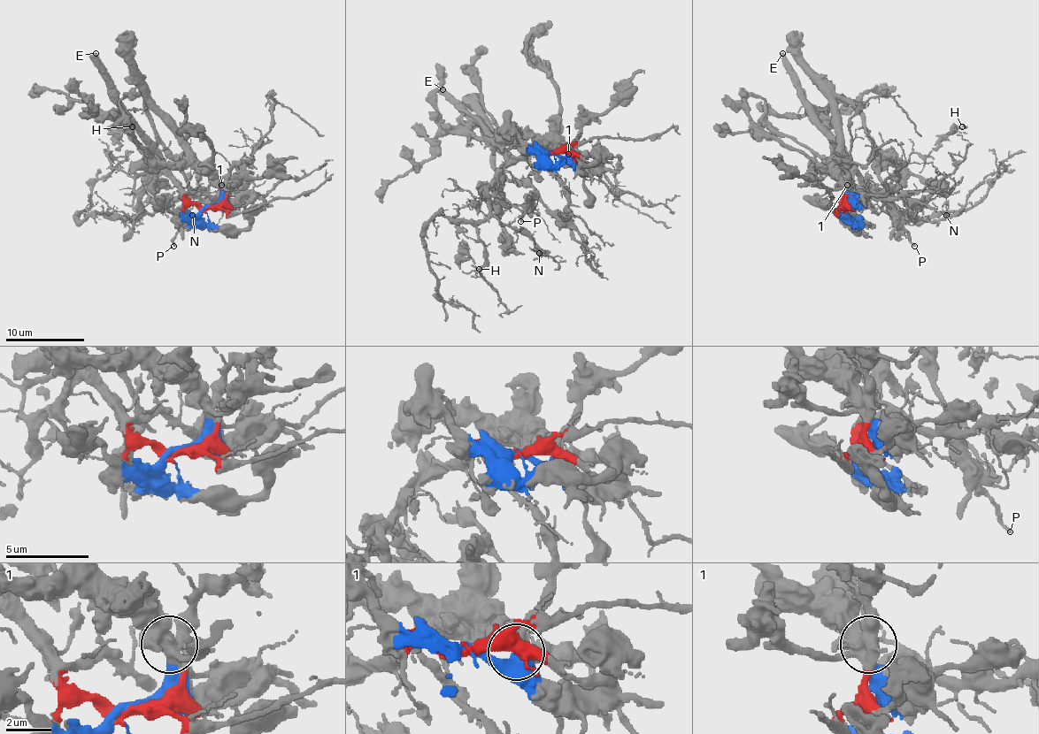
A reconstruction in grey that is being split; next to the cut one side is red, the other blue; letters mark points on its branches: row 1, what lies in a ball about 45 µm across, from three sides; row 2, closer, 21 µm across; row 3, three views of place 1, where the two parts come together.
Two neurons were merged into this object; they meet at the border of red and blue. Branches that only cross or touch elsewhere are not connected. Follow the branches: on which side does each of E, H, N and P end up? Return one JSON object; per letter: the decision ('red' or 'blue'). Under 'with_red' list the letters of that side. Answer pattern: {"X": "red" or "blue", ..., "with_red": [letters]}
{"E": "red", "H": "red", "N": "red", "P": "blue", "with_red": ["E", "H", "N"]}

